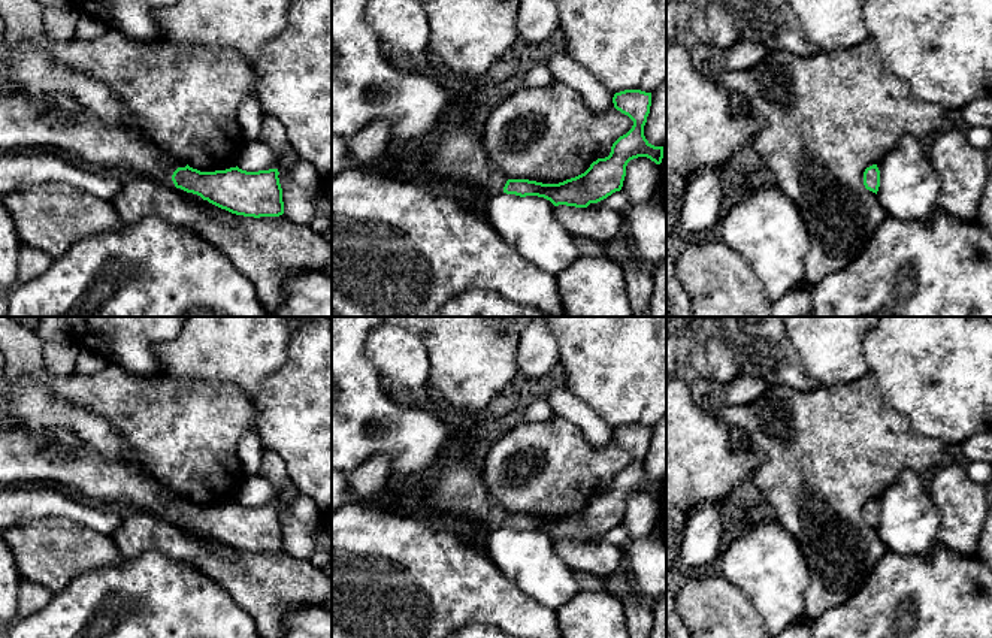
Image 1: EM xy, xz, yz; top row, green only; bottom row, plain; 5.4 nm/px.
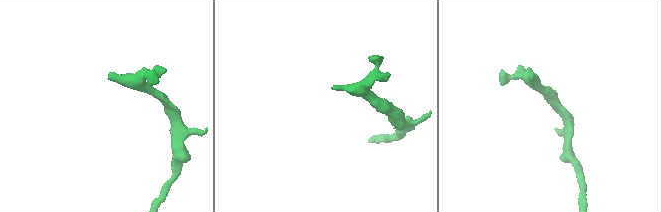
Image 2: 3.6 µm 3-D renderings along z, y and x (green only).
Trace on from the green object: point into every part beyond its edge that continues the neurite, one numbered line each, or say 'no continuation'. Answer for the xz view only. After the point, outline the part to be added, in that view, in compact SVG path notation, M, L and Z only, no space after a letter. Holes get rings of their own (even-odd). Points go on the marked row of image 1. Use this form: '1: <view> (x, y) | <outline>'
1: xz (459, 157) | M463 117L439 140L423 139L411 155L421 176L435 176L438 181L433 184L469 187L474 196L489 199L499 194L508 181L492 166L471 118Z

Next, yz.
no continuation

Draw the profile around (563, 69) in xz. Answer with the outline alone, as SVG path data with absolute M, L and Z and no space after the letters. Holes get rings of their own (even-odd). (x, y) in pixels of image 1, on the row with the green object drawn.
M568 54L550 55L544 64L551 72L554 81L572 88L592 112L599 114L614 108L614 94Z

